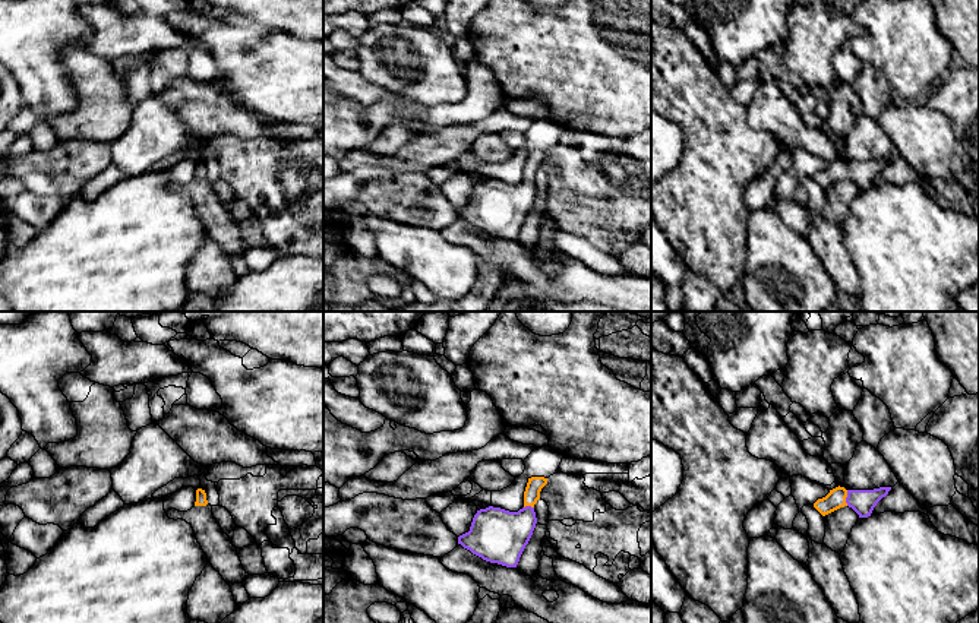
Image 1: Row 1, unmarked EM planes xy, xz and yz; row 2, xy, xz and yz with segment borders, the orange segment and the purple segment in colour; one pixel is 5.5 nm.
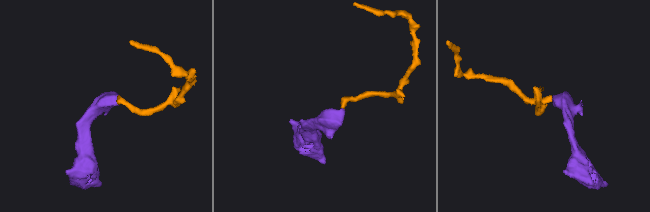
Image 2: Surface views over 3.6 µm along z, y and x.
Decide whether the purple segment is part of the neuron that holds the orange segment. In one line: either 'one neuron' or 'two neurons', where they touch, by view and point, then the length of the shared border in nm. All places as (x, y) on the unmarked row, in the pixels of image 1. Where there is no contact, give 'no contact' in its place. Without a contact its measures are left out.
one neuron | yz (846, 168) | 90 nm

